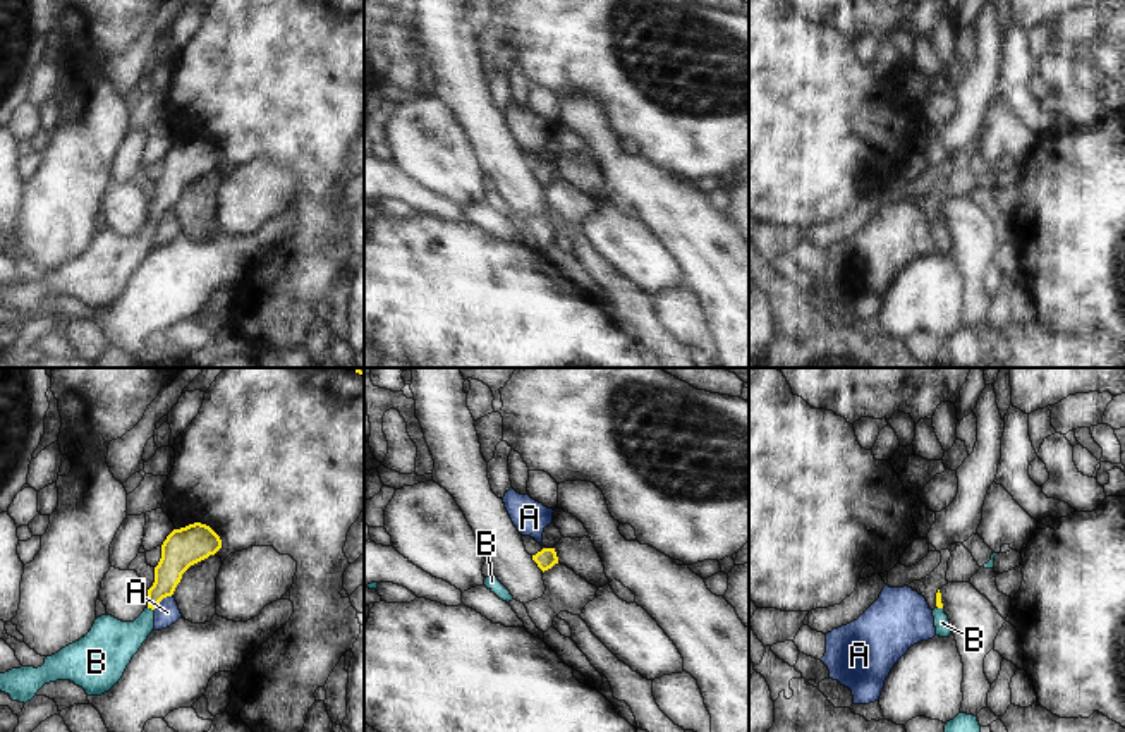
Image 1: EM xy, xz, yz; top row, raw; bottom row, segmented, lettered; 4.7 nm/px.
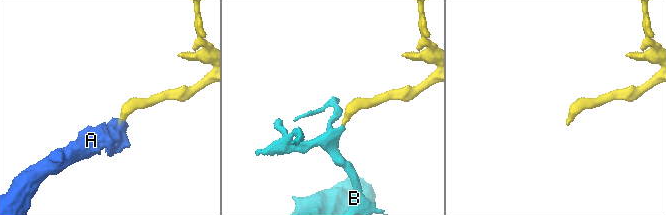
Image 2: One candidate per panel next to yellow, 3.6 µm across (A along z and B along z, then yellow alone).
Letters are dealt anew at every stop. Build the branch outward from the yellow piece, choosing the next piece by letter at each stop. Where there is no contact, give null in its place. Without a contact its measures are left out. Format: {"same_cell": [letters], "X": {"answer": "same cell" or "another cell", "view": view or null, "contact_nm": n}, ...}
{"same_cell": ["B"], "A": {"answer": "another cell", "view": "xy", "contact_nm": 110}, "B": {"answer": "same cell", "view": "xy", "contact_nm": 40}}

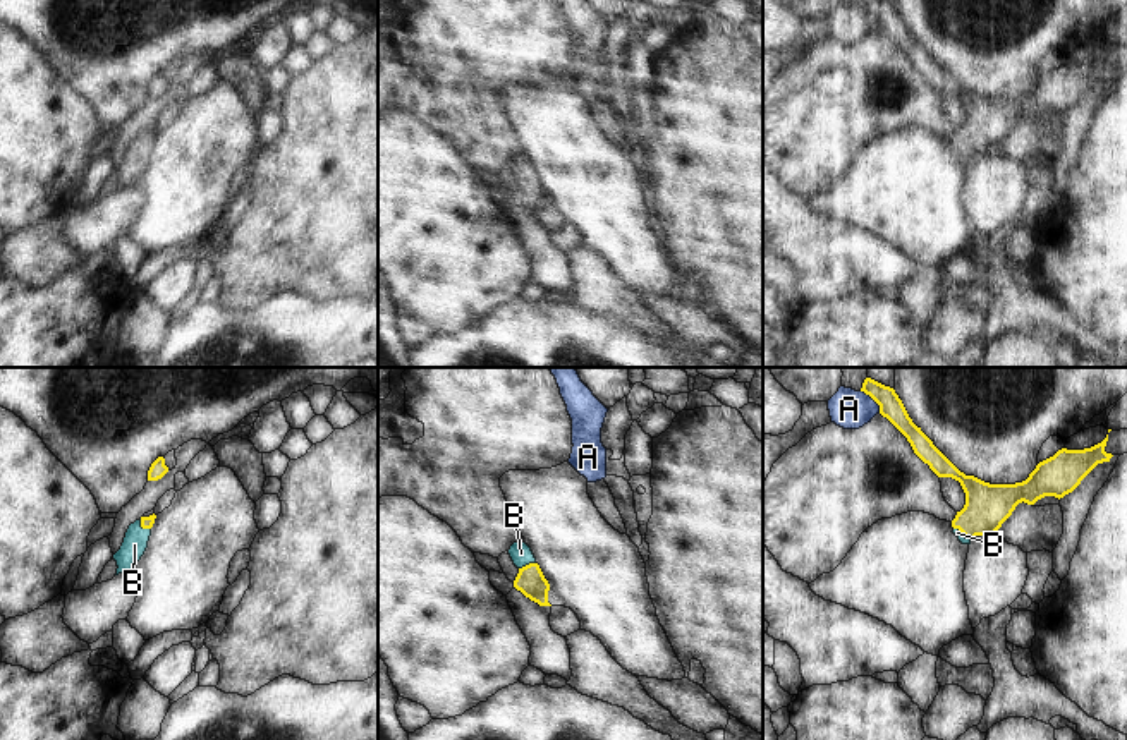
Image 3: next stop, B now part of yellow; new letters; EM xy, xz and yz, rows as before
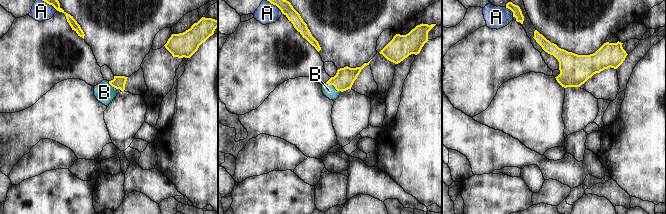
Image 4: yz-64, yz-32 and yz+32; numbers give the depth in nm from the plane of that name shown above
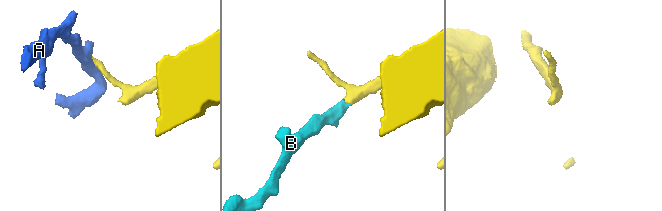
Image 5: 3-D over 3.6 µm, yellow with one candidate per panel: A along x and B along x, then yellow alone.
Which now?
{"same_cell": ["B"], "A": {"answer": "another cell", "view": "yz", "contact_nm": 140}, "B": {"answer": "same cell", "view": "xz", "contact_nm": 90}}

